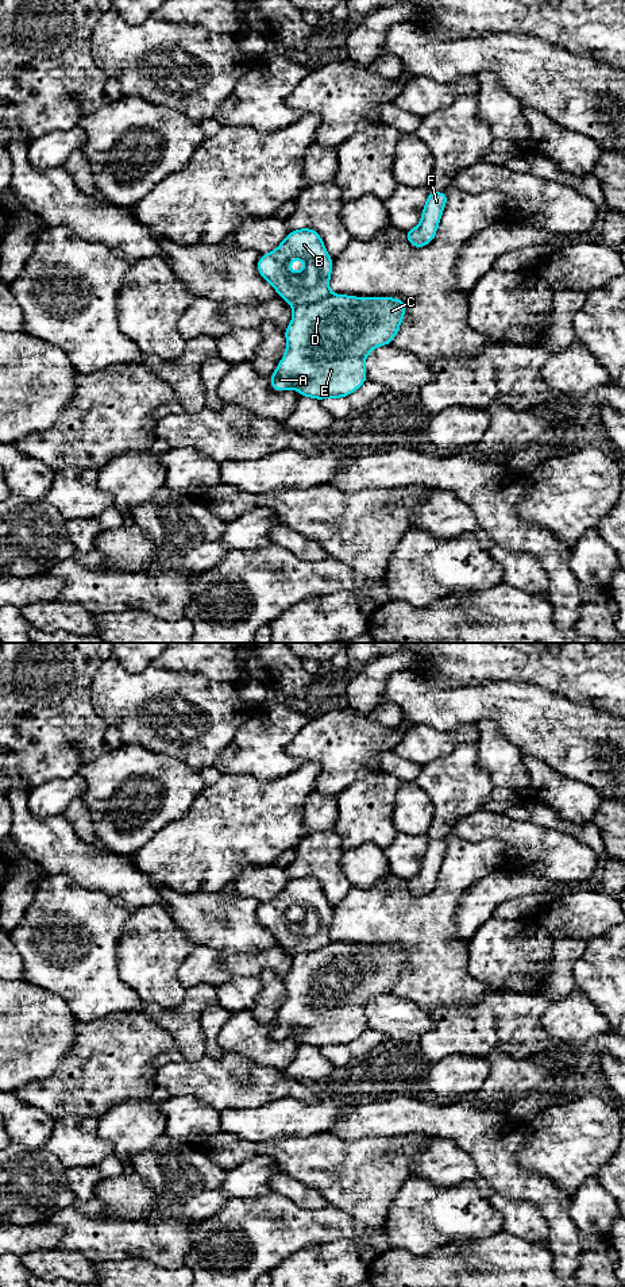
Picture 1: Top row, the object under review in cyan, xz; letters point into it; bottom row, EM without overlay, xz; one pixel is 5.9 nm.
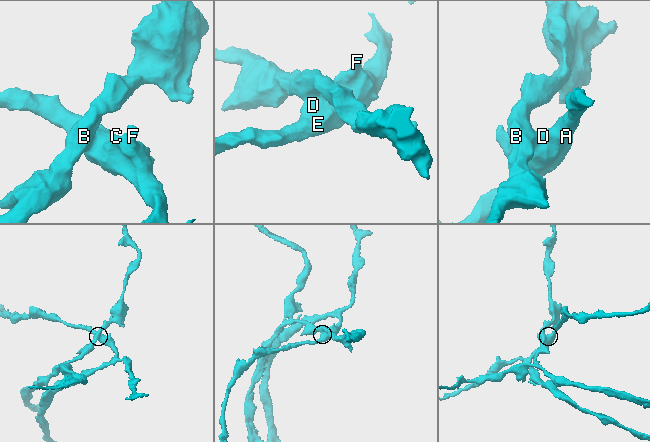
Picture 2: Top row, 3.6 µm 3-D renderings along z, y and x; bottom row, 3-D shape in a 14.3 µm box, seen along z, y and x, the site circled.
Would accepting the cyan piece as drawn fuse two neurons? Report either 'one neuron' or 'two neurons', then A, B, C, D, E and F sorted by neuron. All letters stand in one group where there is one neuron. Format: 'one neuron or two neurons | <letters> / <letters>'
two neurons | A C D E F / B

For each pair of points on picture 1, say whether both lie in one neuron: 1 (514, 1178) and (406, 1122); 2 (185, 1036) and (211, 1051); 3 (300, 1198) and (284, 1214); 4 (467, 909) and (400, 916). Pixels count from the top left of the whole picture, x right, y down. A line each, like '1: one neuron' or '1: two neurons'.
1: one neuron
2: two neurons
3: two neurons
4: two neurons

